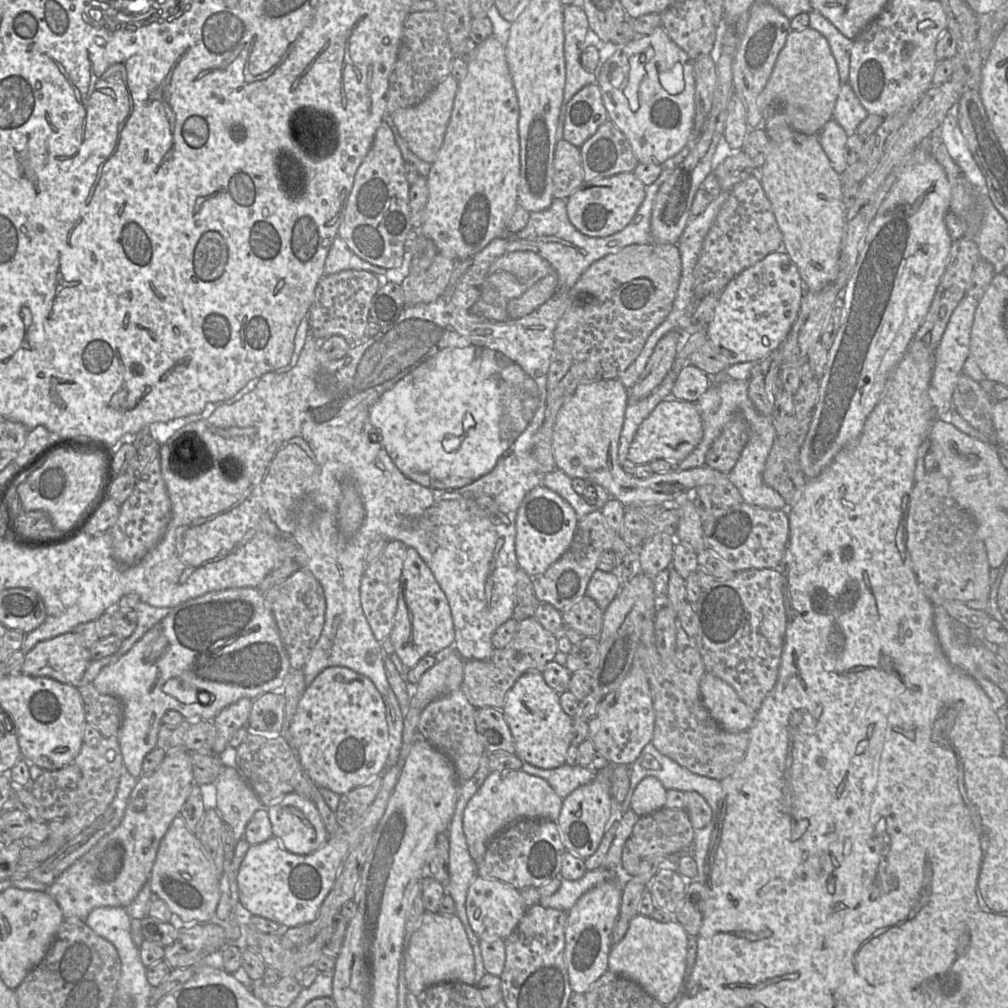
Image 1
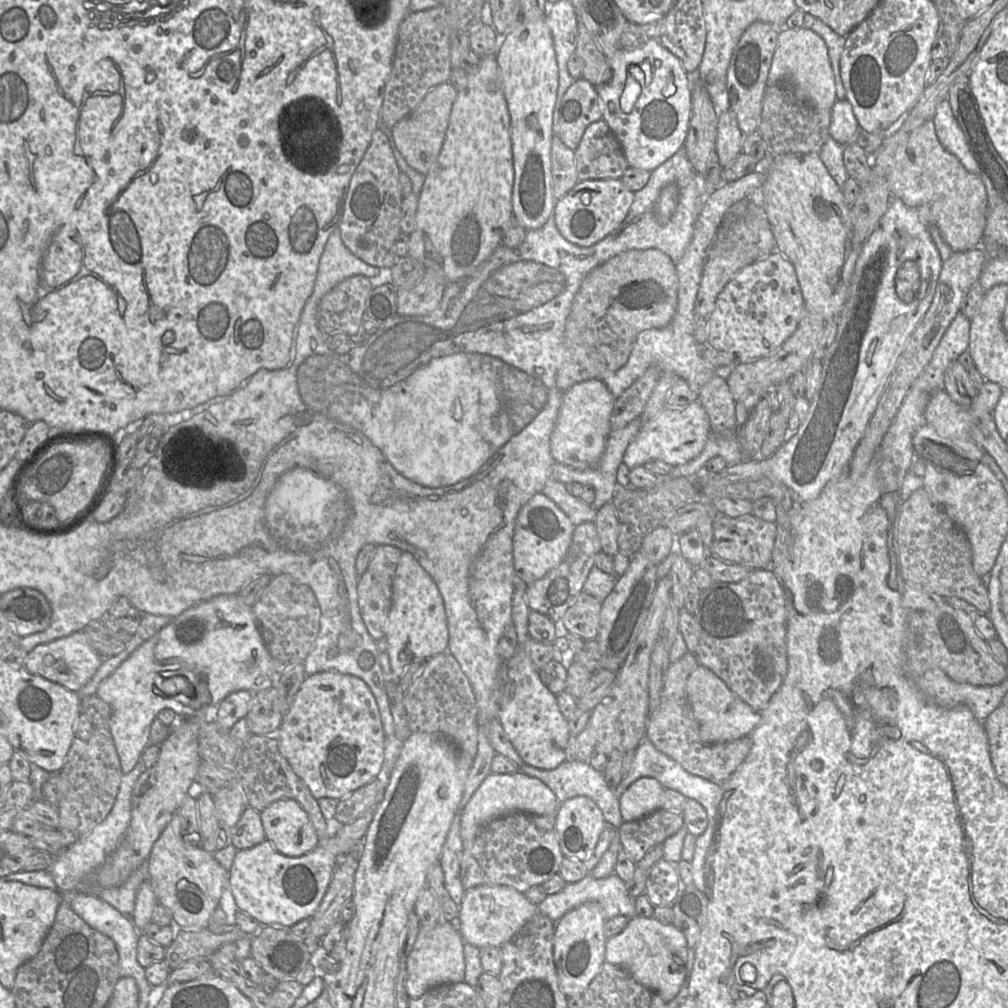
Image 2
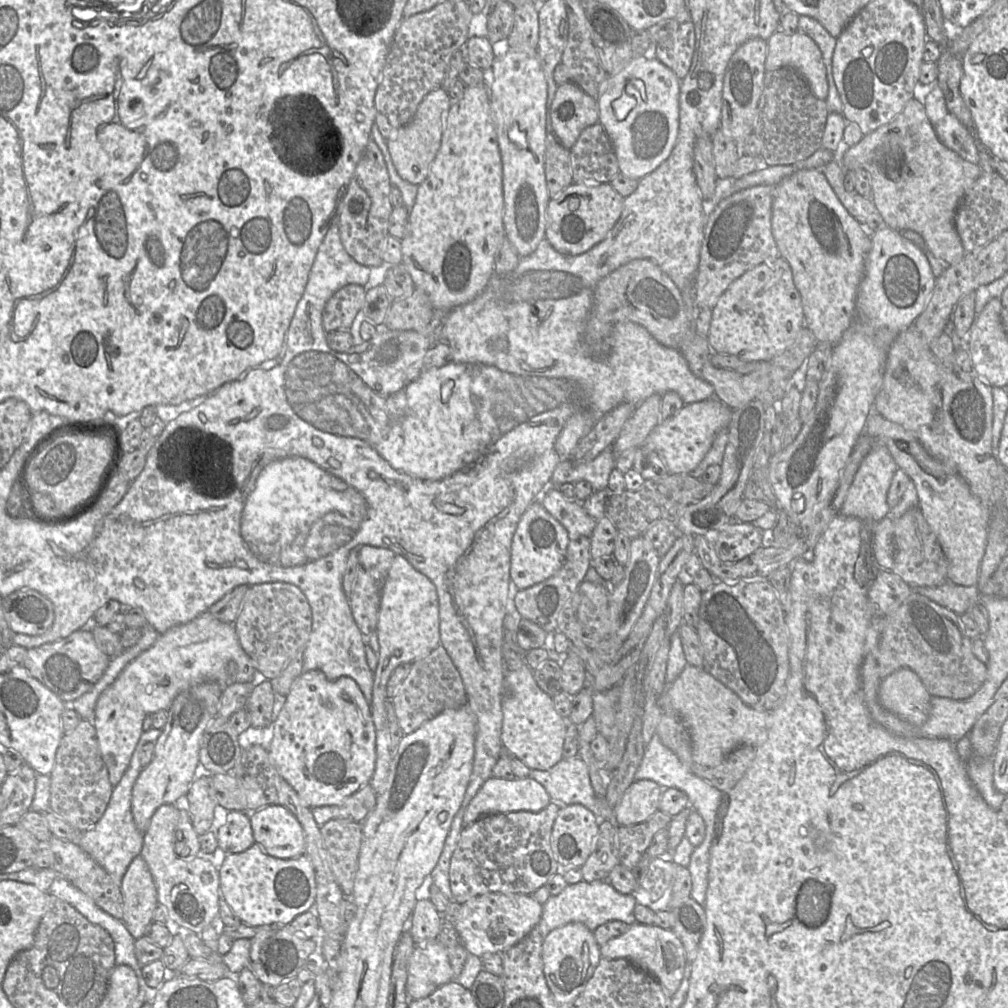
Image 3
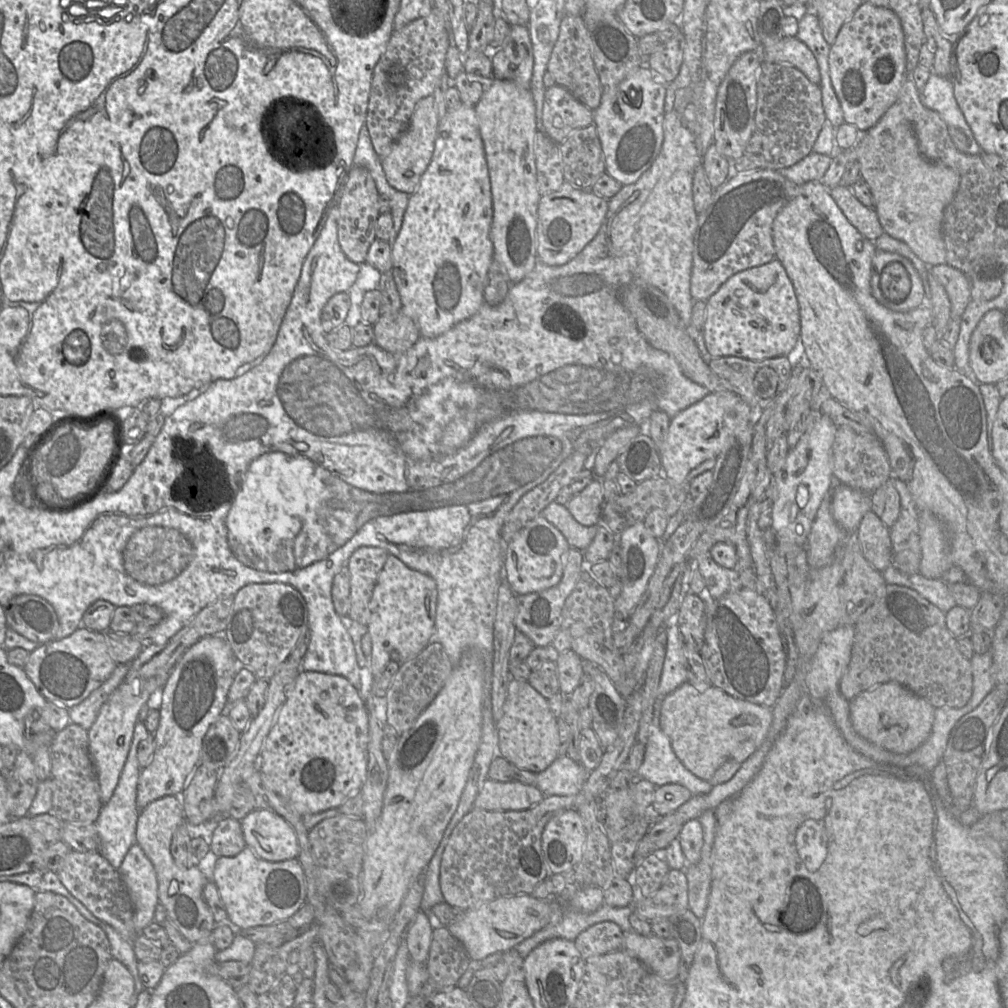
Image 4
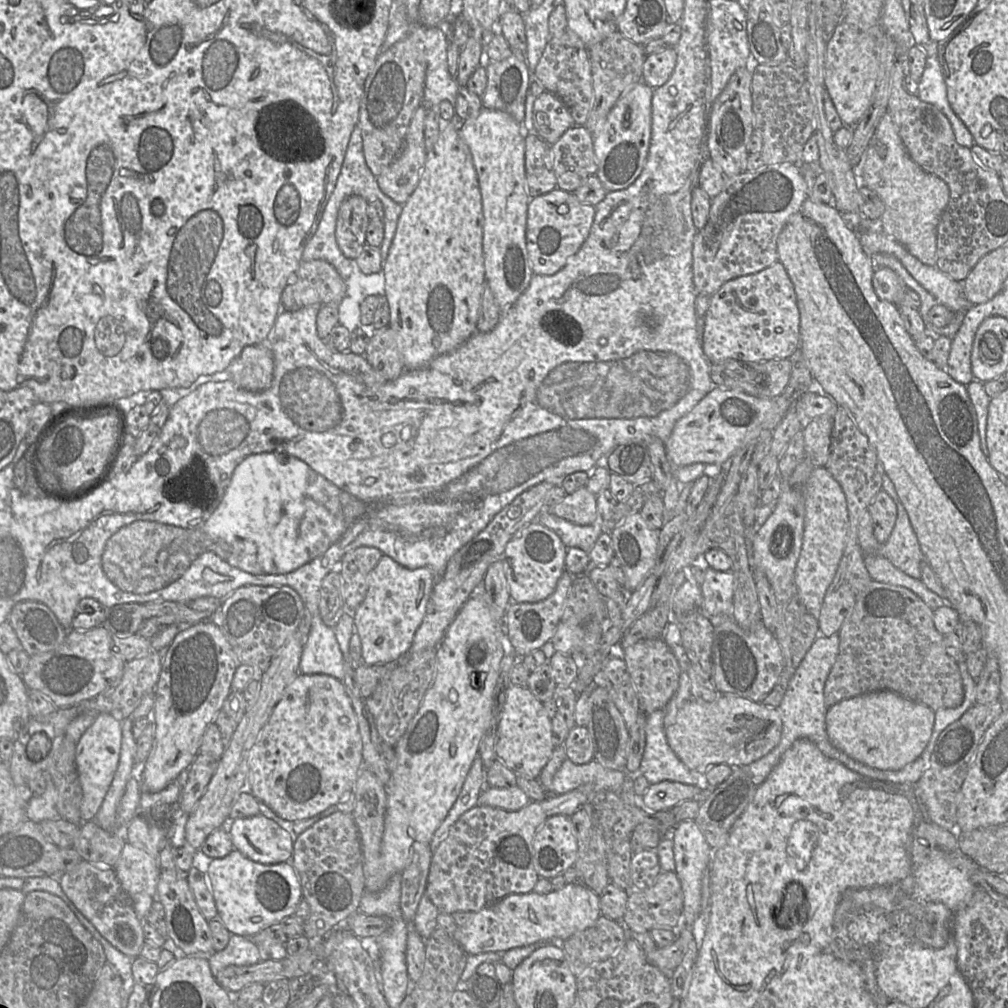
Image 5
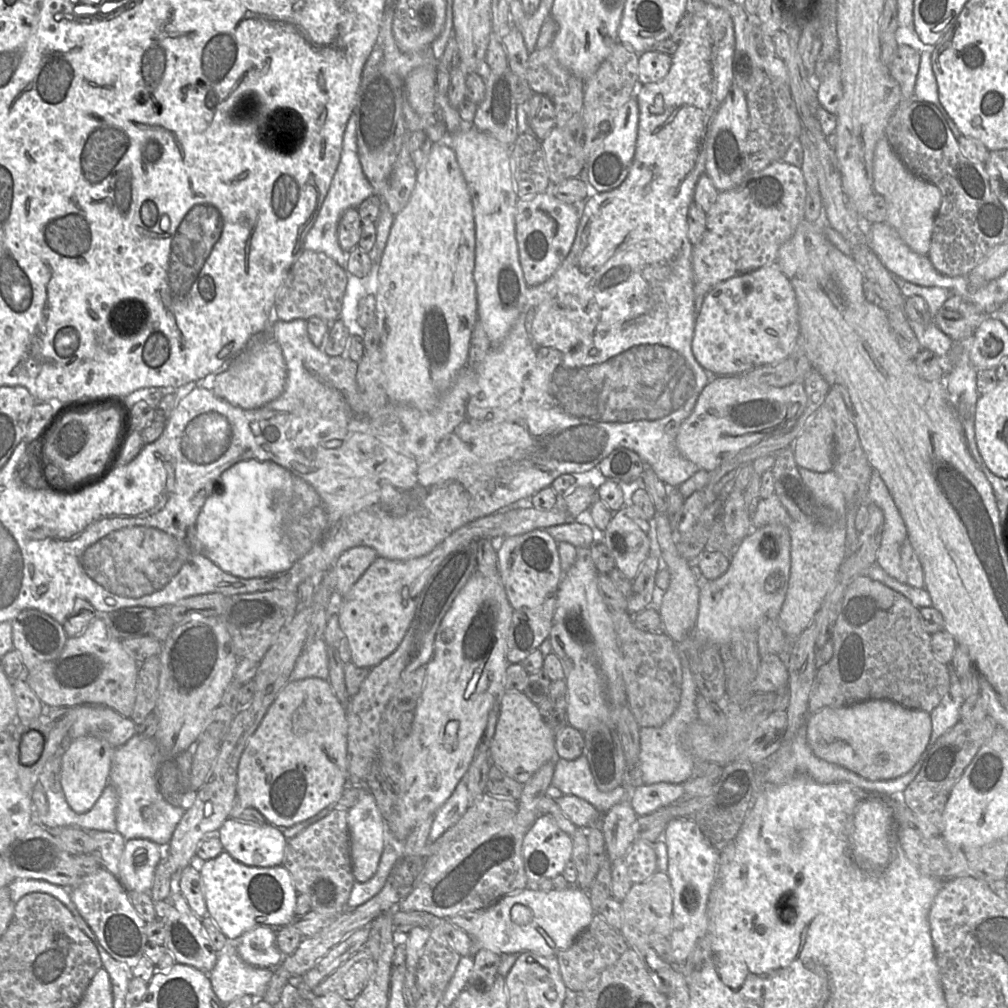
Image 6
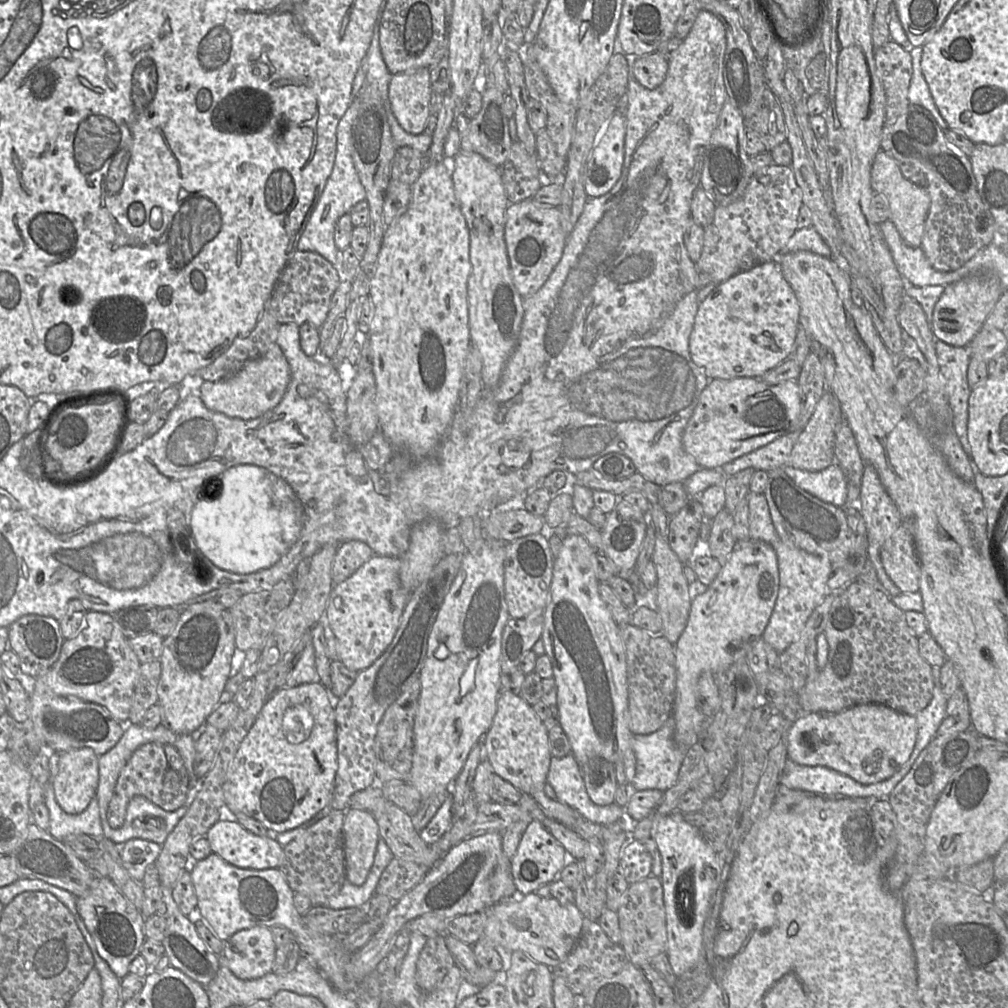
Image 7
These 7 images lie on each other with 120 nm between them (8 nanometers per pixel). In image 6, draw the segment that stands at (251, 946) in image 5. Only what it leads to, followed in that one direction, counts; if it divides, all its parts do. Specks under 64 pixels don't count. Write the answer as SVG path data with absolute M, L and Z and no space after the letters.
M230 940L218 952L214 968L209 972L212 988L222 1004L251 995L262 999L274 969L250 965L242 960L237 950L238 940Z

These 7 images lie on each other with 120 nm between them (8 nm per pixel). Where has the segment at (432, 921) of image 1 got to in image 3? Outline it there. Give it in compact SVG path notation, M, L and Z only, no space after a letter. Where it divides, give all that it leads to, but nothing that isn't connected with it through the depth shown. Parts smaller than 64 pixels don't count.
M437 940L415 946L407 968L406 992L409 1000L425 998L453 980L447 951Z

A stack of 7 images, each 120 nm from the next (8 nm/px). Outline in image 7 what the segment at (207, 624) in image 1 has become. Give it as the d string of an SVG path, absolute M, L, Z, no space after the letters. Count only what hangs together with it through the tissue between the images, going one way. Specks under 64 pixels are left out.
M87 747L60 753L53 789L56 801L67 814L83 812L95 797L99 782L98 759Z

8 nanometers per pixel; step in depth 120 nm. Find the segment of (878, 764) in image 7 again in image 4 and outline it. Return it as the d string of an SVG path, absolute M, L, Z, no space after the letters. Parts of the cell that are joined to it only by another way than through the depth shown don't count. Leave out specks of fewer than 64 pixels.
M896 681L879 684L849 701L854 730L866 740L897 754L918 748L931 733L935 707Z

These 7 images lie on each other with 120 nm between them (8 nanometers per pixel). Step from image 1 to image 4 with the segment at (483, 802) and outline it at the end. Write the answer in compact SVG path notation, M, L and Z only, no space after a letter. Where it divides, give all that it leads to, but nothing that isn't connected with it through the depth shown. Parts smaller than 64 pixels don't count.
M487 779L474 801L474 808L486 811L527 810L544 797L537 786L519 781L503 783Z

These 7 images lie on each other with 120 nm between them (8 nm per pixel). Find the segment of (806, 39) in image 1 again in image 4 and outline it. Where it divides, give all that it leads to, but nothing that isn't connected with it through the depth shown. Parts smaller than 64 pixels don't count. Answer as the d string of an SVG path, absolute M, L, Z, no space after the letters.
M783 37L774 45L761 49L761 62L792 65L813 84L820 85L821 76L817 60L806 44L797 37Z

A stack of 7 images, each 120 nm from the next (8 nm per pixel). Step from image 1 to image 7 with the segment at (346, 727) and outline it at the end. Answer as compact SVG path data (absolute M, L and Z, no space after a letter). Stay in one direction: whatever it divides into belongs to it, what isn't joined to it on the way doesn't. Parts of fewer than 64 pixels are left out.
M321 682L277 690L261 709L241 742L223 785L225 805L236 816L245 814L267 829L285 832L313 818L329 805L338 768L335 699Z

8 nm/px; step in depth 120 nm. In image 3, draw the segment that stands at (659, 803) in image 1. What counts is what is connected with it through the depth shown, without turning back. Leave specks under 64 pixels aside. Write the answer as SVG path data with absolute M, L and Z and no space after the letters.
M634 781L614 807L616 826L632 826L646 821L659 810L663 788L655 781Z

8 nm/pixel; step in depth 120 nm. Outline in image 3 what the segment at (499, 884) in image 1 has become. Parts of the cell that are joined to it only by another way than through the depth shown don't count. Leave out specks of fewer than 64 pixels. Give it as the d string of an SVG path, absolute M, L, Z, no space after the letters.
M490 892L462 904L454 926L468 954L482 958L516 945L537 926L541 916L542 905L531 895Z

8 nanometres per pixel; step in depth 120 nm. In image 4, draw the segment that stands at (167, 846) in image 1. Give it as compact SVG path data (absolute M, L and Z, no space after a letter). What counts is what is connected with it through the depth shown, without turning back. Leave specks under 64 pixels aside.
M181 795L165 796L140 810L136 825L136 843L152 862L157 874L159 903L167 910L167 919L192 944L212 941L216 926L213 914L203 896L208 881L197 866L179 868L170 852L172 836L185 820Z

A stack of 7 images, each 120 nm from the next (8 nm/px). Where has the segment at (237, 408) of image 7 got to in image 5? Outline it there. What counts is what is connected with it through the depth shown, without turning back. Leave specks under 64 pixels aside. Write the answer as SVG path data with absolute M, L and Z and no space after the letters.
M267 343L246 346L225 370L238 388L251 392L268 389L274 376L273 353Z

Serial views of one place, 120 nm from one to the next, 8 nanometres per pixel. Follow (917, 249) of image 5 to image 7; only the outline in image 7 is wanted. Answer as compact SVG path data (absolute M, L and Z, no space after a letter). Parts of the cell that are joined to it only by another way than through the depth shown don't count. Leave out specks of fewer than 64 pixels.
M879 150L871 166L871 187L874 192L882 194L890 209L890 220L895 225L901 238L910 246L920 247L924 224L930 206L930 197L928 193L906 179L897 164L897 162L885 151Z

